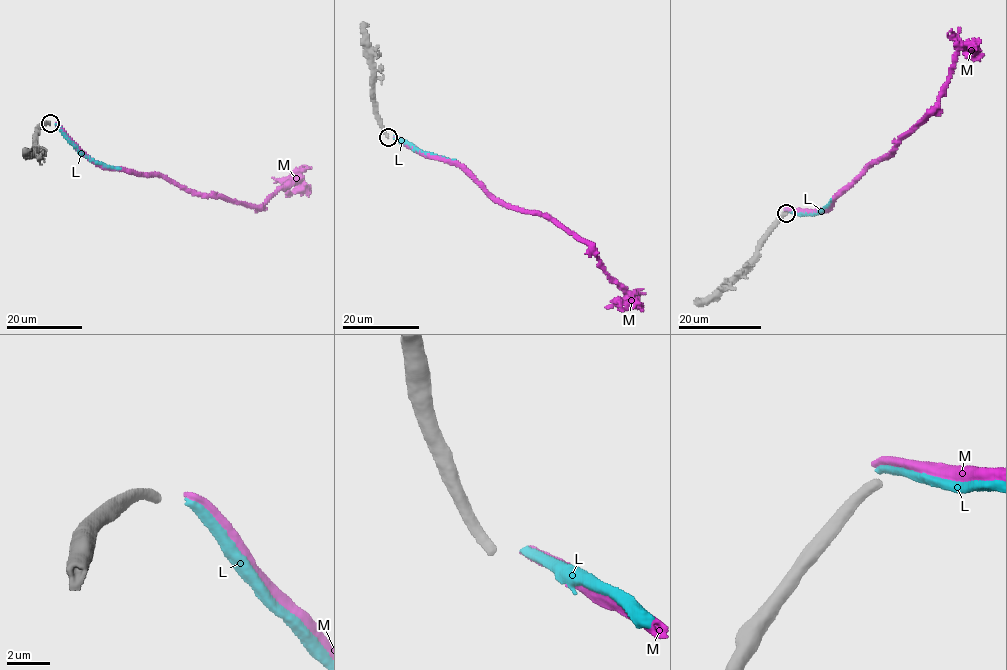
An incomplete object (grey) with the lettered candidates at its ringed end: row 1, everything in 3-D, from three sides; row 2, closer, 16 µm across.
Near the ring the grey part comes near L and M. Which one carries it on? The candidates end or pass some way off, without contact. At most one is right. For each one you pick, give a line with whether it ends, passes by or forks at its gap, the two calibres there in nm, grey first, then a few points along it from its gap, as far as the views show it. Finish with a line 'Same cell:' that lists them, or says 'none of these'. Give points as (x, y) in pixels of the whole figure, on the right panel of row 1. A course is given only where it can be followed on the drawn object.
L: it ends | 440/320 nm | via (786, 210), (814, 213), (833, 200)
Same cell: L

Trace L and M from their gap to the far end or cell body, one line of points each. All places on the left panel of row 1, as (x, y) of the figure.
L: (55, 123), (83, 154), (121, 170)
M: (55, 123), (101, 164), (138, 175), (155, 174), (195, 192), (253, 207), (297, 180), (300, 184), (285, 194)

